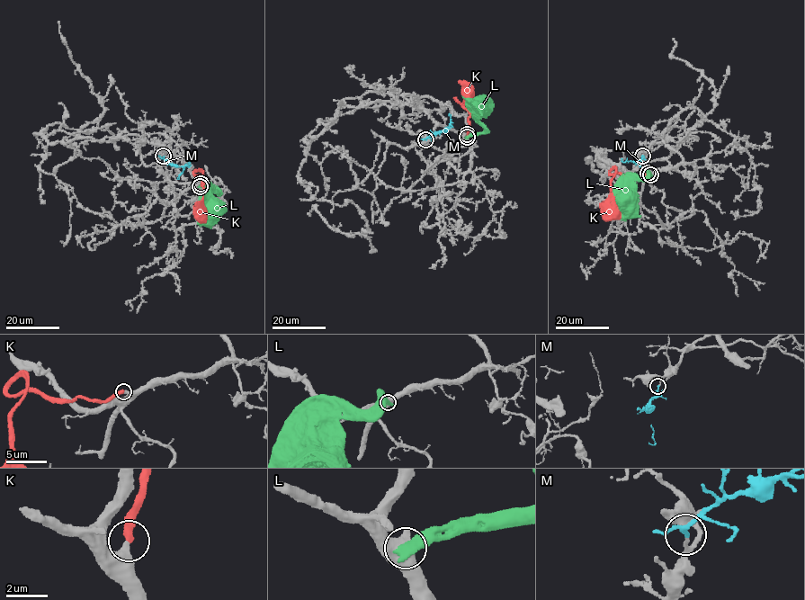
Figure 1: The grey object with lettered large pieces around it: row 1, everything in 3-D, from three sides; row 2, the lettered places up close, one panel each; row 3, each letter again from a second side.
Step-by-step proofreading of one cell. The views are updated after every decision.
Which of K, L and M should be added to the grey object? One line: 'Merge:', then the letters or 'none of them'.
Merge: K, M

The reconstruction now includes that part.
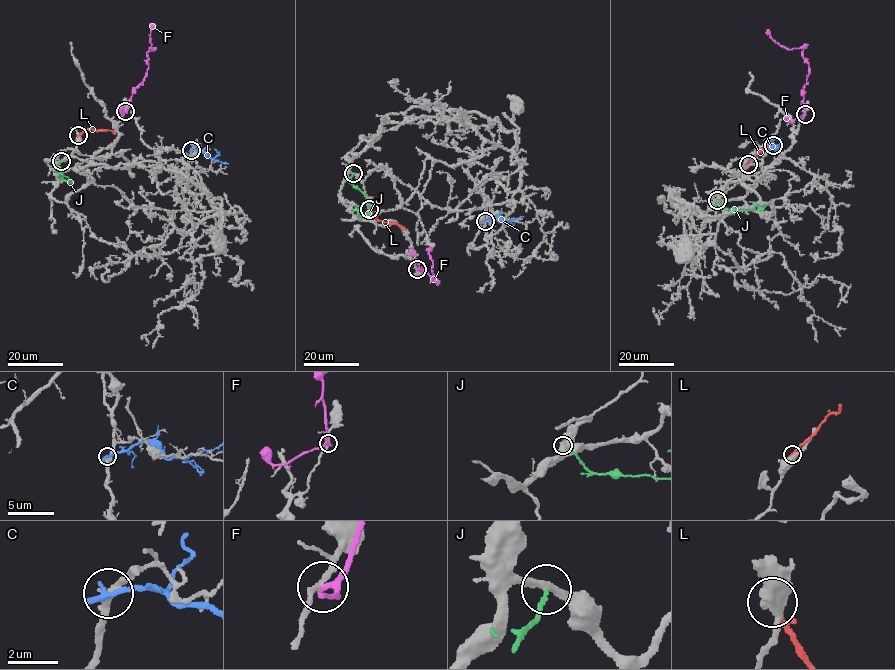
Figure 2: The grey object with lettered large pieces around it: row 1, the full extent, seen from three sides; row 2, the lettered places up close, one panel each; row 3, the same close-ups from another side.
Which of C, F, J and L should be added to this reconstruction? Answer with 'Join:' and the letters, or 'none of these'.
Join: none of these

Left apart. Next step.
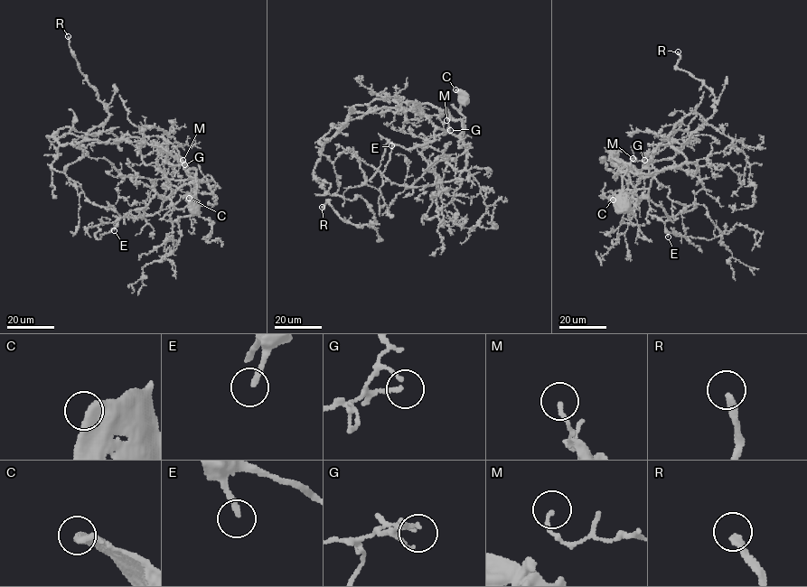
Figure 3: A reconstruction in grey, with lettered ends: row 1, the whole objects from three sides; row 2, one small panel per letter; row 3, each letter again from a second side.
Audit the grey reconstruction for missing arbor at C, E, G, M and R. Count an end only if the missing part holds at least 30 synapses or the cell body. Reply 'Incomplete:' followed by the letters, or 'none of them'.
Incomplete: E, R

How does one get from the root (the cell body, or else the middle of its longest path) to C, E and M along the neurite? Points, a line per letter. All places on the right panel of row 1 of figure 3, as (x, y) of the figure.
C: (625, 206), (613, 200)
E: (625, 206), (622, 190), (626, 167), (622, 169), (653, 175), (648, 196), (670, 218), (664, 226), (668, 237)
M: (625, 206), (624, 167), (622, 172), (652, 173), (687, 161), (670, 144), (670, 135), (648, 162), (633, 158)

